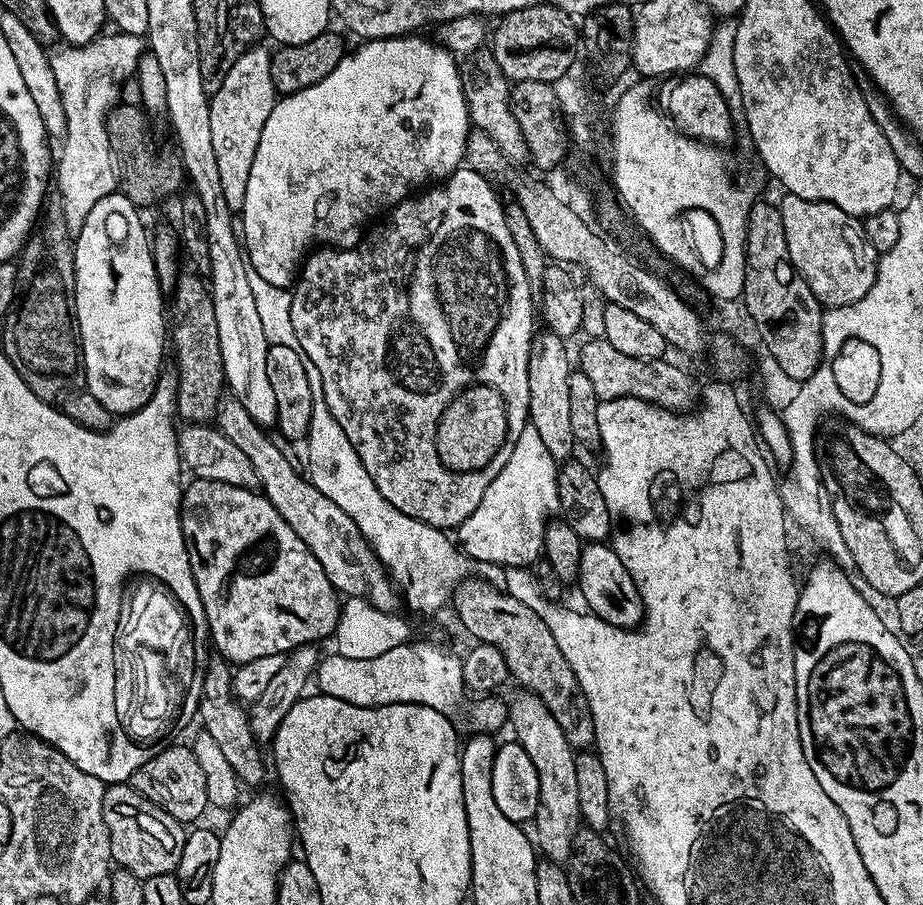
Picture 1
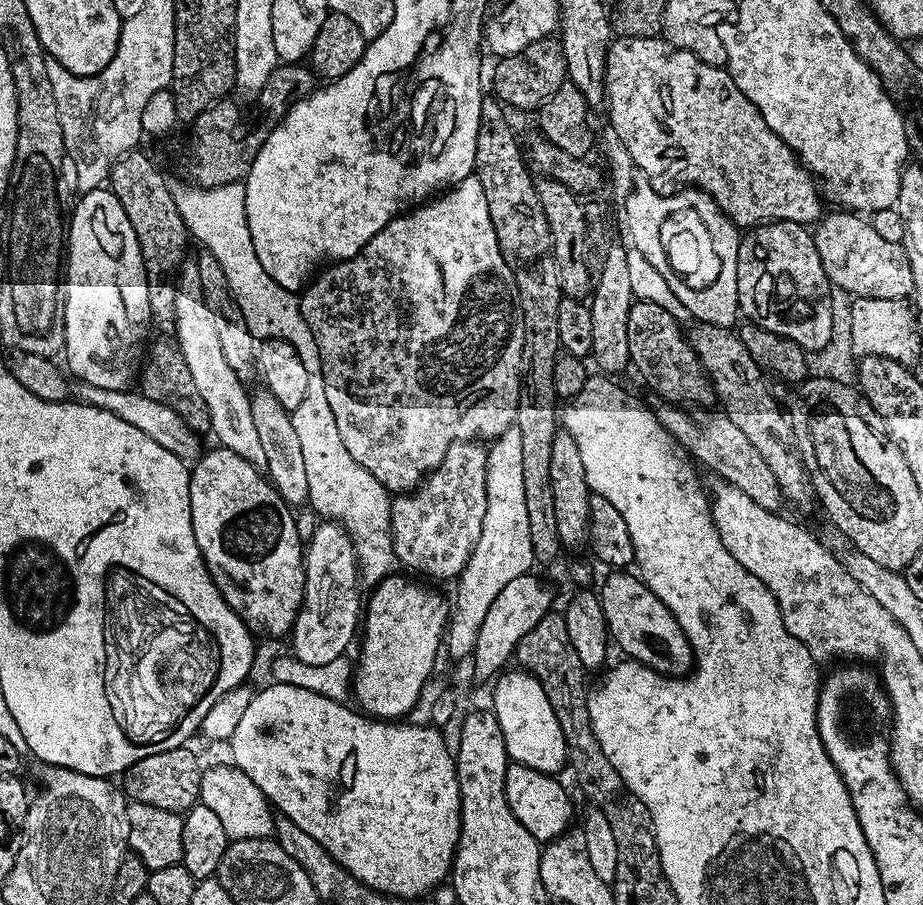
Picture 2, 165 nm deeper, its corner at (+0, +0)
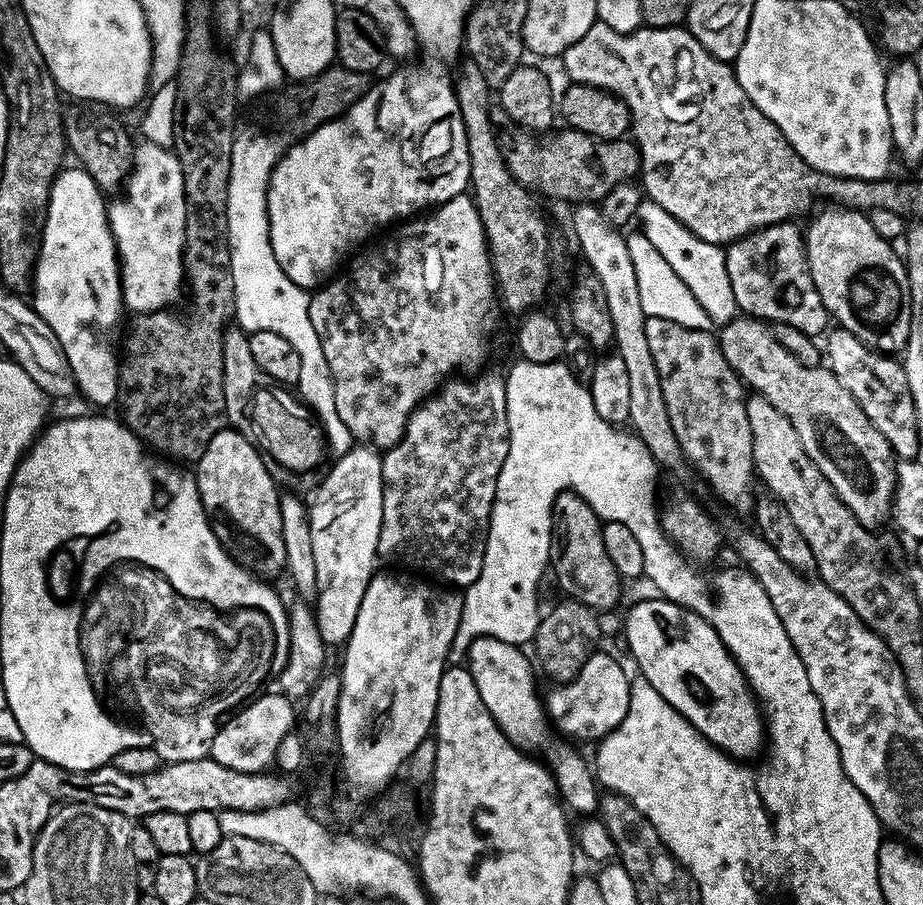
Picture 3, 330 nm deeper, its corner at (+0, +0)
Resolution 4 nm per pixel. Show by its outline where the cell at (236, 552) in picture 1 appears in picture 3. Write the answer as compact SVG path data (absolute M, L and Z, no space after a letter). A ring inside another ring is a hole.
M225 426L218 434L214 434L214 438L210 438L202 458L194 464L198 494L202 498L202 506L206 510L214 534L220 540L220 545L245 568L261 578L272 578L268 576L276 576L279 572L281 575L285 571L286 562L280 509L282 492L276 489L267 467L269 468L269 465L265 457L260 455L260 451L250 442L246 442L246 438L242 438L242 434L231 426Z

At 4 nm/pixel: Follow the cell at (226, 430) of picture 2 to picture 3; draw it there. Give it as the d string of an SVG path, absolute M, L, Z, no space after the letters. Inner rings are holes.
M144 140L135 145L132 170L121 200L108 204L108 225L120 257L120 289L129 313L158 312L172 306L185 287L186 198L182 166L171 147Z

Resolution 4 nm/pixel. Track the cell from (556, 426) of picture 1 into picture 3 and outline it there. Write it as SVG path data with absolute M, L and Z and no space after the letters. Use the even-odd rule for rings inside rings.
M571 490L560 493L552 504L552 531L555 544L554 559L550 568L553 573L556 571L556 580L564 591L563 595L593 610L614 607L620 600L622 577L618 574L618 570L614 570L614 562L610 562L606 554L606 545L602 542L602 521L590 506L590 502L586 502L586 498Z

